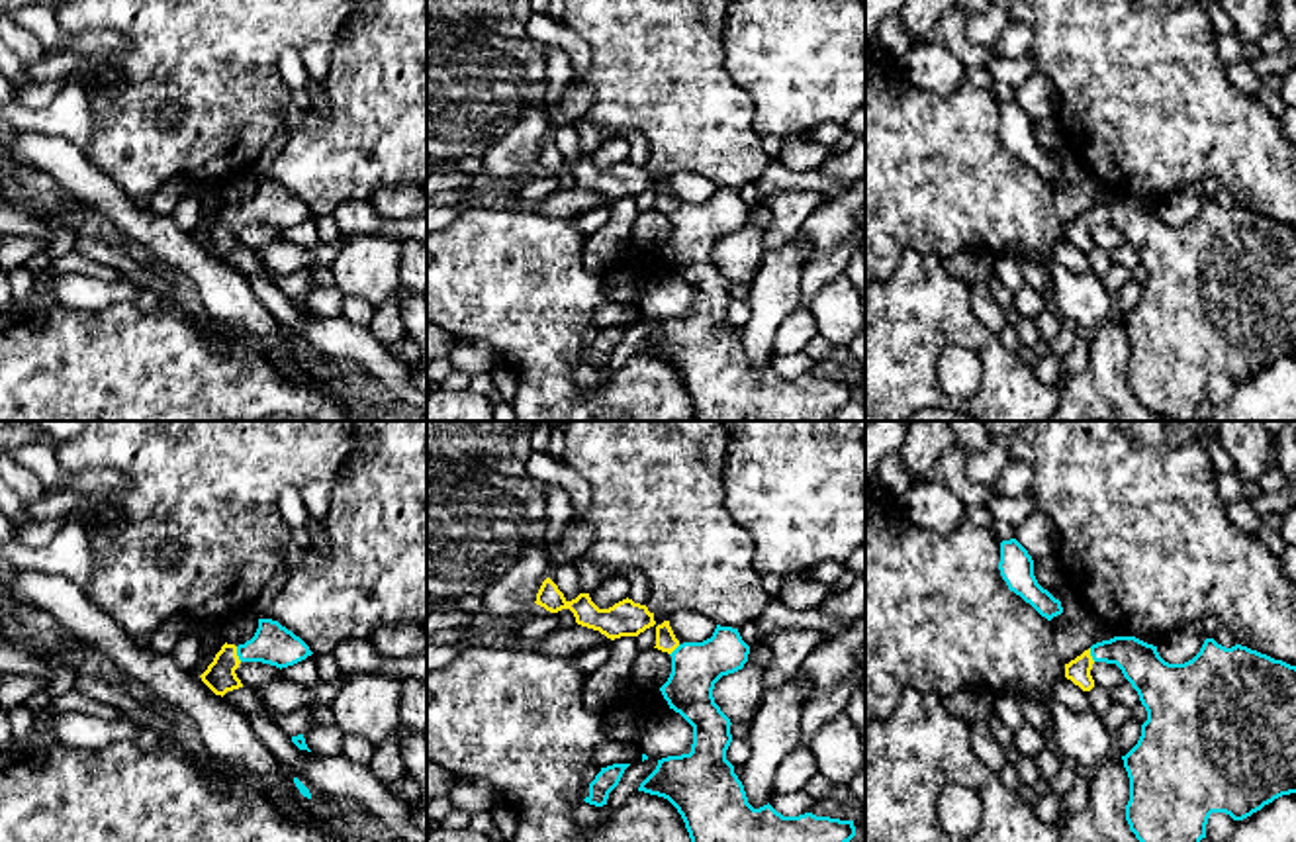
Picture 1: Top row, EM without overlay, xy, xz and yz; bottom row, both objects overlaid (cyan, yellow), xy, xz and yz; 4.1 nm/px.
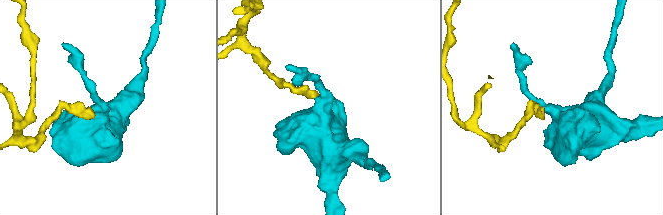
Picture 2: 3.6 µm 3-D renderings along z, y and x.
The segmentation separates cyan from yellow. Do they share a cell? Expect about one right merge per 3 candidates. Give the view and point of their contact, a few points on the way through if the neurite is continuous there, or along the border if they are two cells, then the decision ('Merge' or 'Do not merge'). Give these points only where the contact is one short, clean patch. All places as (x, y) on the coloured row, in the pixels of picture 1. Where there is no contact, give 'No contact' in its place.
Touches cyan at xy (237, 654). Path across: xy (275, 645), (237, 654), (220, 676). Merge

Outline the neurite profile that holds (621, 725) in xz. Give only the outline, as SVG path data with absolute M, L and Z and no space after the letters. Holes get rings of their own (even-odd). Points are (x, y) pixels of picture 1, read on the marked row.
M617 703L607 709L605 728L609 740L634 742L642 726L640 721L623 711Z

